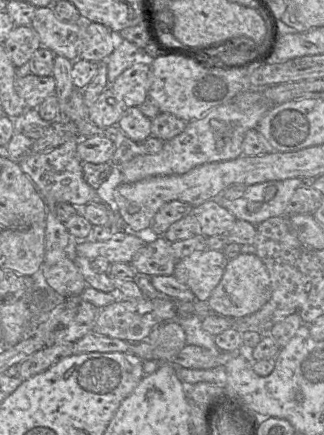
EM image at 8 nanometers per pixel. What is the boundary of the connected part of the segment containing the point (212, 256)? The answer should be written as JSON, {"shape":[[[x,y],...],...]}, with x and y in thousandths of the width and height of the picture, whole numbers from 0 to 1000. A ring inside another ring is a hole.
{"shape":[[[639,570],[549,598],[534,632],[586,662],[608,690],[639,694],[679,648],[704,600],[688,577]]]}

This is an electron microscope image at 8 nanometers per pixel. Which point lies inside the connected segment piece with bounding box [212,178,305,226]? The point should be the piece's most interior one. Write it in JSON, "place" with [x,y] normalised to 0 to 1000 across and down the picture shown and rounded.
{"place":[799,464]}

